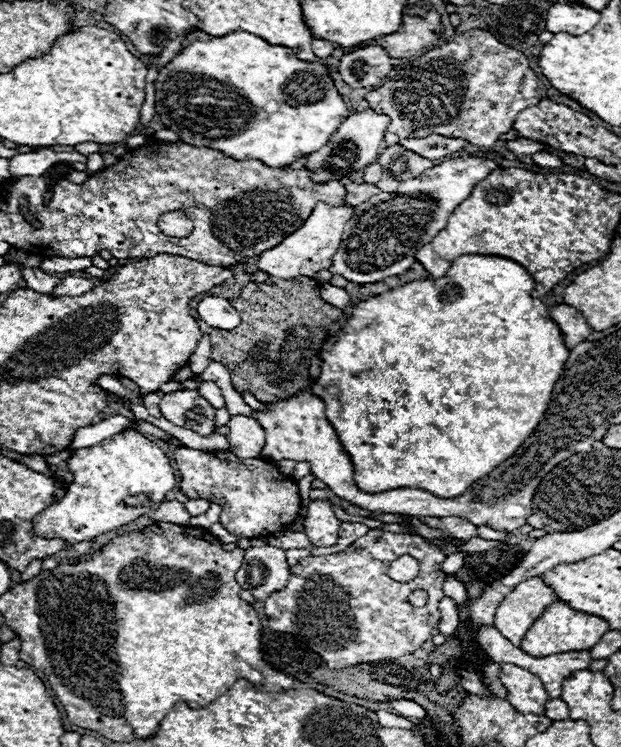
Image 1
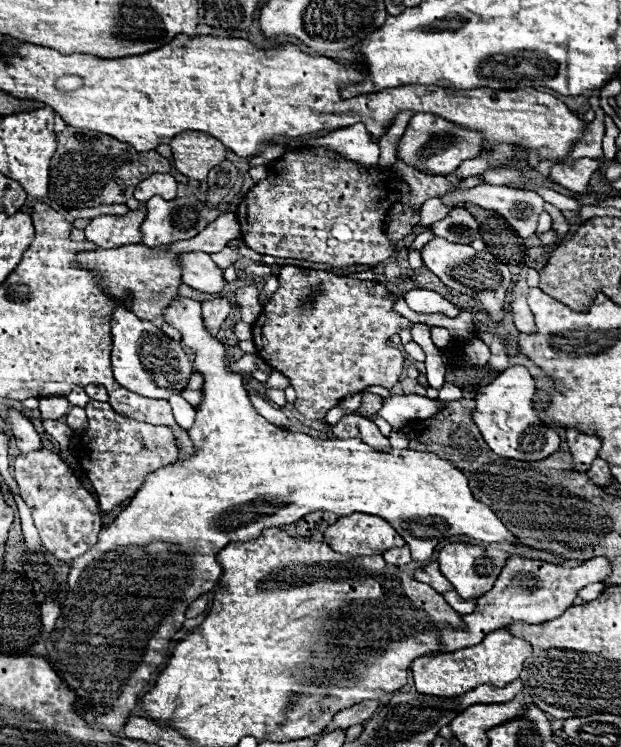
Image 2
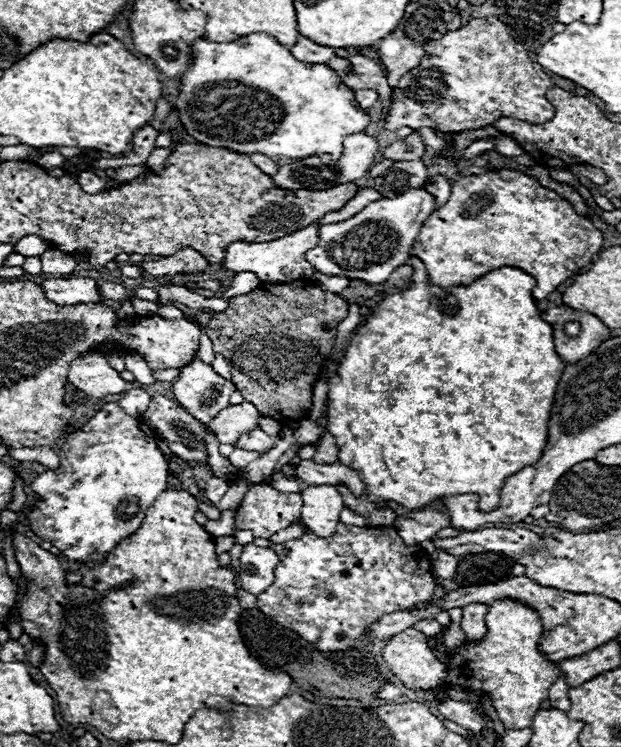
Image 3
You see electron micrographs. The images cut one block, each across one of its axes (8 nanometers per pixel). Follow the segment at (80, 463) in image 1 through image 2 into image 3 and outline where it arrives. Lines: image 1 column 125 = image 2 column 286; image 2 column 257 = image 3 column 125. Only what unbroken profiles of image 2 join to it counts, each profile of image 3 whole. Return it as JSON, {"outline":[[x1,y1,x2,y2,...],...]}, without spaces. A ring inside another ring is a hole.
{"outline":[[106,402,82,428,68,434,58,456,60,468,46,470,32,482,36,506,28,514,28,524,36,536,56,546,68,562,84,564,106,558,122,538,128,538,140,528,146,508,168,486,168,462,156,444,154,430,138,416,126,414,118,402]]}

